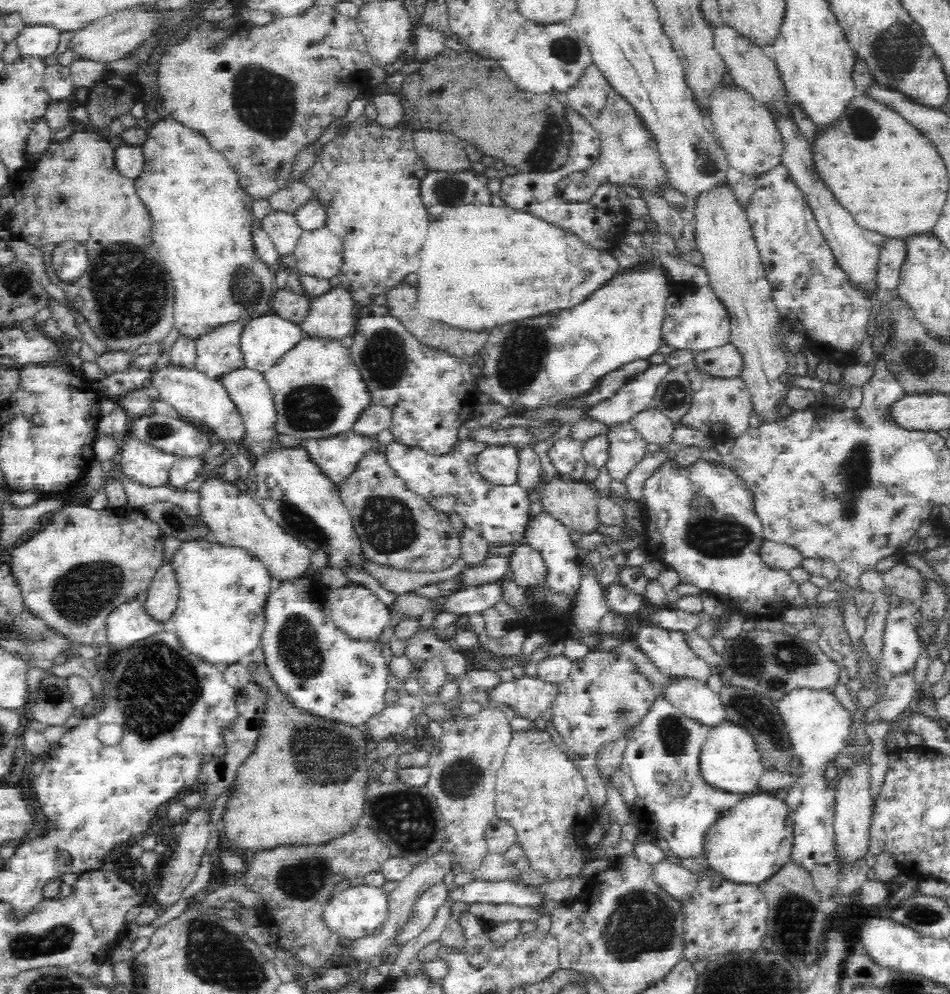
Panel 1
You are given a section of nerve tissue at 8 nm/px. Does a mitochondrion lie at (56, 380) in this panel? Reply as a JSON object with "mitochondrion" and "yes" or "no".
{"mitochondrion":"no"}

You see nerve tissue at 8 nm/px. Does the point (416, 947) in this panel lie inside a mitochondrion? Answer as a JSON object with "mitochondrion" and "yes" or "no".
{"mitochondrion":"no"}

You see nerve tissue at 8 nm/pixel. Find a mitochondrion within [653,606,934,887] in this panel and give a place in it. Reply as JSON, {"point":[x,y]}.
{"point":[745,655]}

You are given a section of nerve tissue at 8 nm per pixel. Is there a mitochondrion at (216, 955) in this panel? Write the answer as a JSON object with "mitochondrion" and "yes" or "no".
{"mitochondrion":"yes"}

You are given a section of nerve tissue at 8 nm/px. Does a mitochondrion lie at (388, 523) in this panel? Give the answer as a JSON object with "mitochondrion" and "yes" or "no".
{"mitochondrion":"yes"}

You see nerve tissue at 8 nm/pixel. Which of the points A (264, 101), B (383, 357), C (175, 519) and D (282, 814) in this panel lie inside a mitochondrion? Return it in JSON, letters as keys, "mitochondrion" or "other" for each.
{"A":"mitochondrion","B":"mitochondrion","C":"mitochondrion","D":"other"}

